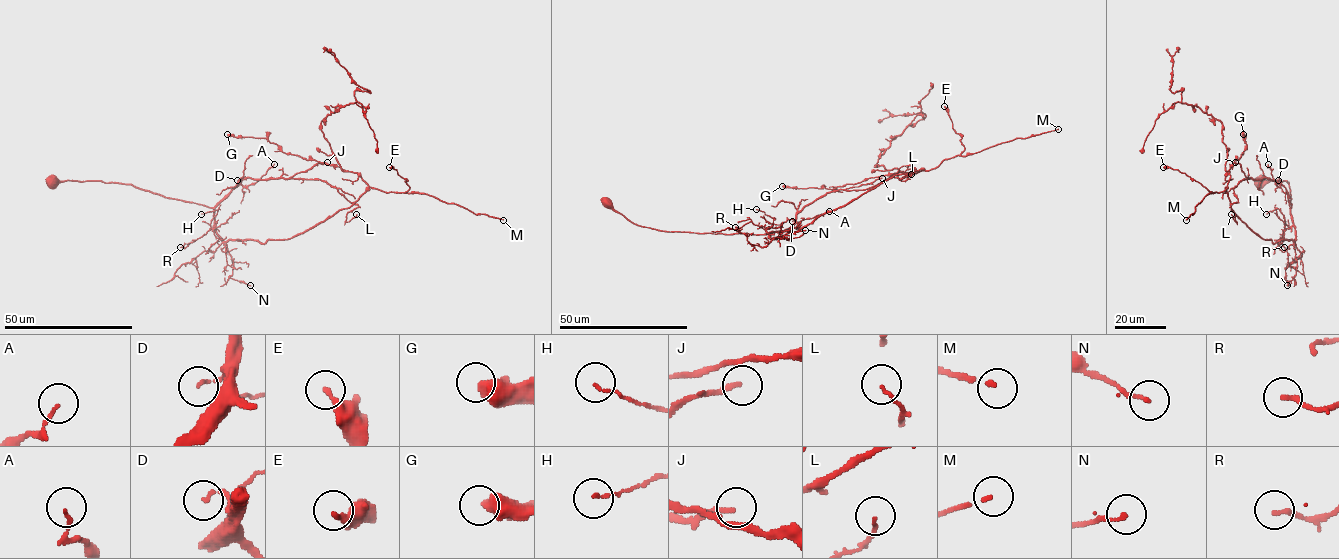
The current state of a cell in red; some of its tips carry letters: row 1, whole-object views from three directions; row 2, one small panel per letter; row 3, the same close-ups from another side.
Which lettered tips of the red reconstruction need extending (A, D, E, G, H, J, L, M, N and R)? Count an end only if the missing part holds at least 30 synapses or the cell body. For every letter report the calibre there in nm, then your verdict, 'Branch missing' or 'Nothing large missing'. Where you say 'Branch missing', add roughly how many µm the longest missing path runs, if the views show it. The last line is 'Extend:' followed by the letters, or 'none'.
A: Thickness 130 nm. Nothing large missing
D: Thickness 130 nm. Nothing large missing
E: Thickness 240 nm. Nothing large missing
G: Thickness 500 nm. Nothing large missing
H: Thickness 90 nm. Nothing large missing
J: Thickness 180 nm. Nothing large missing
L: Thickness 120 nm. Nothing large missing
M: Thickness 120 nm. Branch missing. Missing length about 180 µm
N: Thickness 150 nm. Nothing large missing
R: Thickness 190 nm. Nothing large missing
Extend: M

